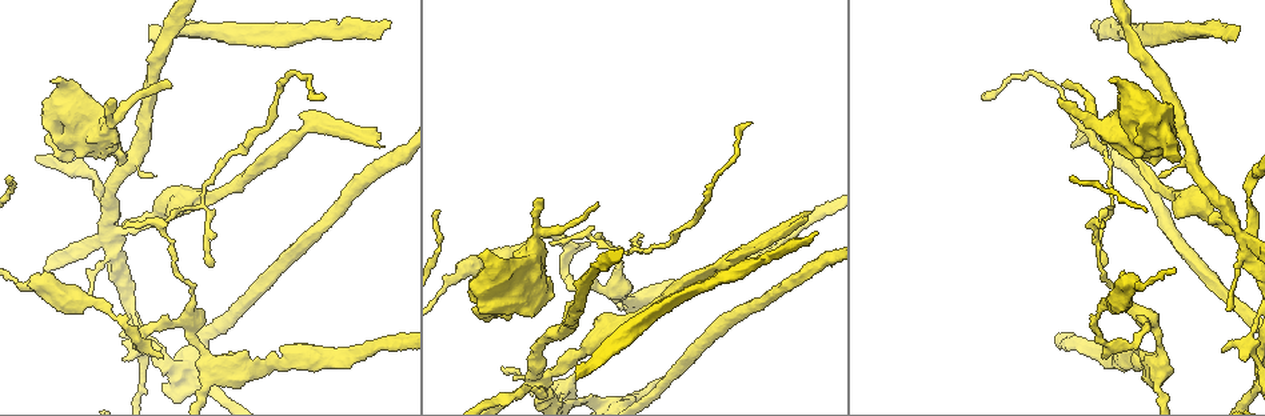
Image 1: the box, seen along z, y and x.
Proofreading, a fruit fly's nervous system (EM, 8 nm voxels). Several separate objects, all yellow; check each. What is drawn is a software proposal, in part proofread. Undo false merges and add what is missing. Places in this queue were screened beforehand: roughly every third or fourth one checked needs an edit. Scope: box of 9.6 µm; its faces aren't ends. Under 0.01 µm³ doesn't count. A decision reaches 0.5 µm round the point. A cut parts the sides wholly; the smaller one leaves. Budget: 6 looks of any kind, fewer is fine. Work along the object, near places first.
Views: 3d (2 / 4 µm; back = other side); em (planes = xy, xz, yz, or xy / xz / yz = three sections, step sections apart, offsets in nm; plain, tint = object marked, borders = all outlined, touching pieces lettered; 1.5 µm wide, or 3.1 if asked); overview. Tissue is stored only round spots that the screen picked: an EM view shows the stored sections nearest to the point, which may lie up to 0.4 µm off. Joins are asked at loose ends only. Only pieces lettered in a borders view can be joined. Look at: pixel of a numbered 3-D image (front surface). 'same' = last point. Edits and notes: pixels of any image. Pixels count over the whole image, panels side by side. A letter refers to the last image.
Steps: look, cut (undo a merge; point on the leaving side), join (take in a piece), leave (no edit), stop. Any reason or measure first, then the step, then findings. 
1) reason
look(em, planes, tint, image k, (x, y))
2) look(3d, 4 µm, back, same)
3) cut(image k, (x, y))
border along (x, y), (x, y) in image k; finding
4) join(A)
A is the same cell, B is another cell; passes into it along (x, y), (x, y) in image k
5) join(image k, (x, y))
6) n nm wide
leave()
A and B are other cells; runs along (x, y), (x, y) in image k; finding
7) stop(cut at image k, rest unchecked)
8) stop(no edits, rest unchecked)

branch stops here
look(3d, 4 µm, image 1, (56, 81))

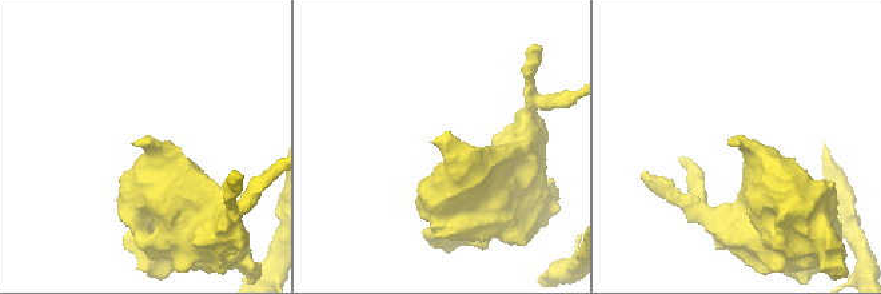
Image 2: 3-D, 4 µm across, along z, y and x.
look(em, planes, borders, image 2, (436, 138))

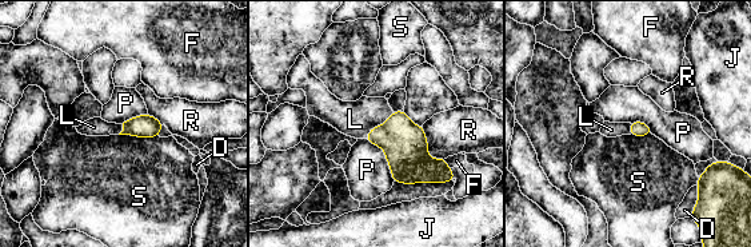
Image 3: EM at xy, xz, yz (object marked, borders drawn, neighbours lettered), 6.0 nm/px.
join(image 3, (355, 119))
L is the same cell, D, F, J, P, R and S are other cells; passes into it along (404, 143), (379, 126), (355, 119) in image 3; the neuron continues

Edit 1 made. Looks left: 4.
redraw
look(overview)

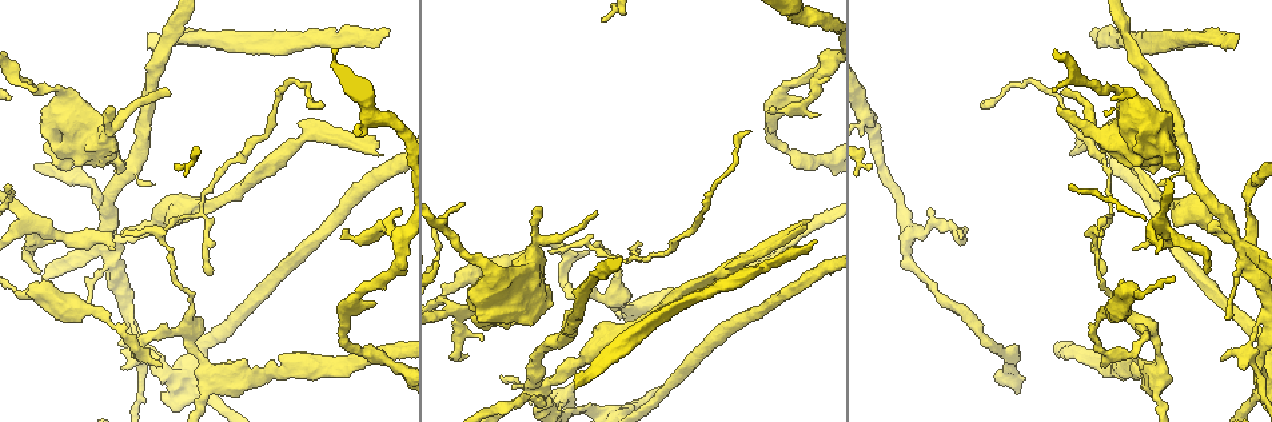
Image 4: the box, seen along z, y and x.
calibre changes
look(3d, 2 µm, image 4, (537, 393))

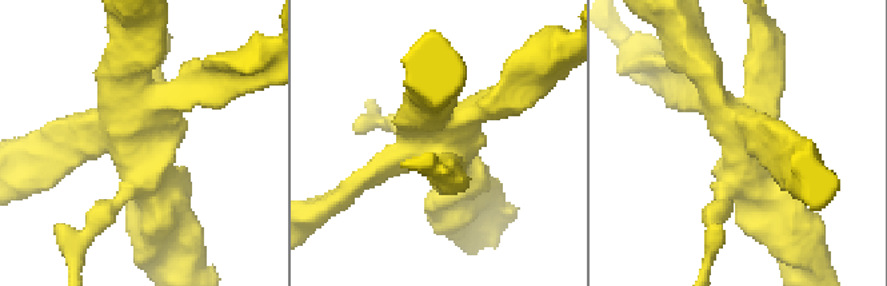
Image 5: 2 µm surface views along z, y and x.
look(em, planes, borders, image 5, (143, 149))

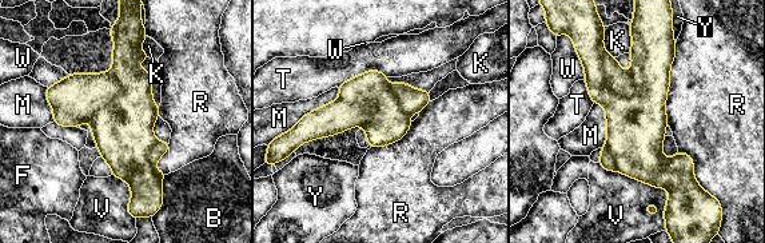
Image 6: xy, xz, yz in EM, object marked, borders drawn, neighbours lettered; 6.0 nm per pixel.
cut(image 6, (616, 79))
B, F, K, M, R, T, V, W and Y are other cells; border along (604, 50), (604, 84), (633, 95) in image 6; two neurons meet here

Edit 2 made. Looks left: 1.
stop(join at image 3, cut at image 6, rest unchecked)

